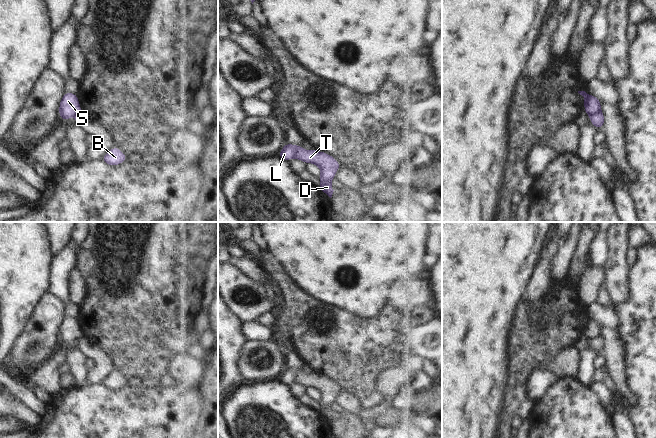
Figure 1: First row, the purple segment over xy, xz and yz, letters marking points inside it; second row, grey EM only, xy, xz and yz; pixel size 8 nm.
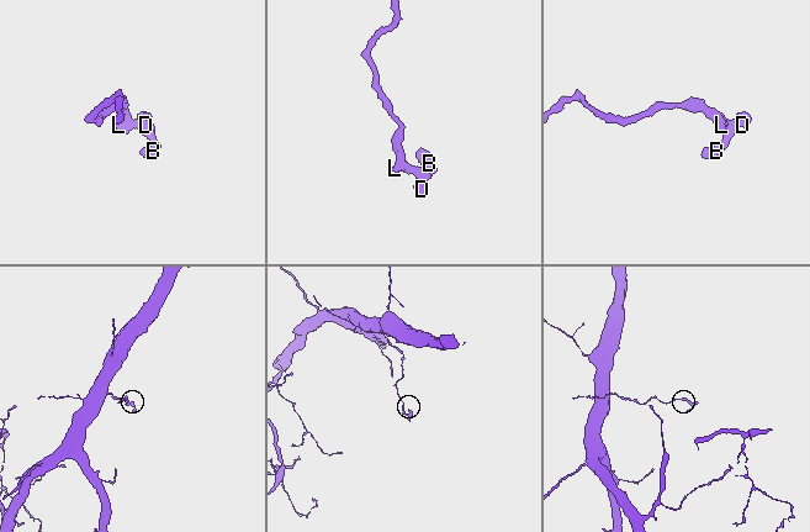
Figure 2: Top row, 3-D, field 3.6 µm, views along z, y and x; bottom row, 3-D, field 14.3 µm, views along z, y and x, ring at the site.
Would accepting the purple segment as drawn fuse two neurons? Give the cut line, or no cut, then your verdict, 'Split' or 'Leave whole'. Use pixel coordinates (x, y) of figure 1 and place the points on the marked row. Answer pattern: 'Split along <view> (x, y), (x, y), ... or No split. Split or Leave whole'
Split along xz (300, 146), (292, 157). Split.

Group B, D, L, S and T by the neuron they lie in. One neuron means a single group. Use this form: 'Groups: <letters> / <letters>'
Groups: B D T / L S.

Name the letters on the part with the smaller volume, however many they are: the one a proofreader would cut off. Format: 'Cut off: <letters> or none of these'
Cut off: B, D, T.

